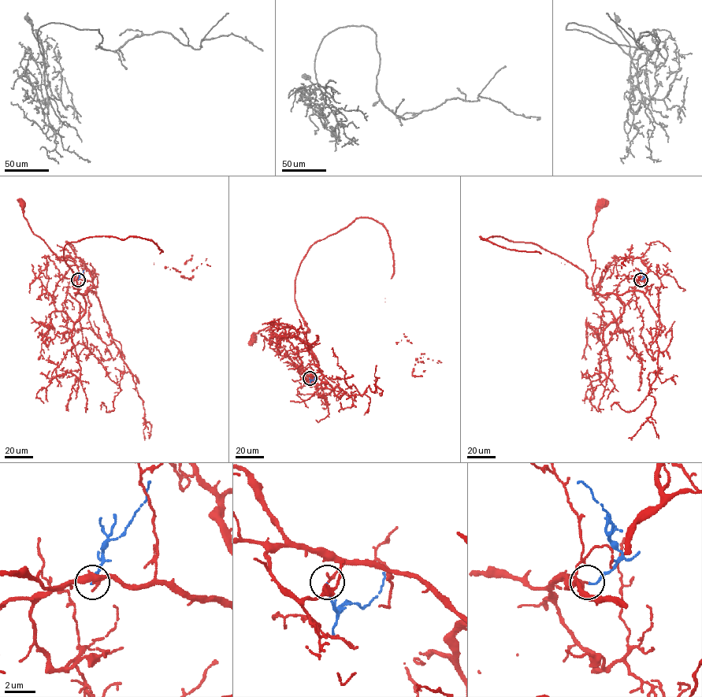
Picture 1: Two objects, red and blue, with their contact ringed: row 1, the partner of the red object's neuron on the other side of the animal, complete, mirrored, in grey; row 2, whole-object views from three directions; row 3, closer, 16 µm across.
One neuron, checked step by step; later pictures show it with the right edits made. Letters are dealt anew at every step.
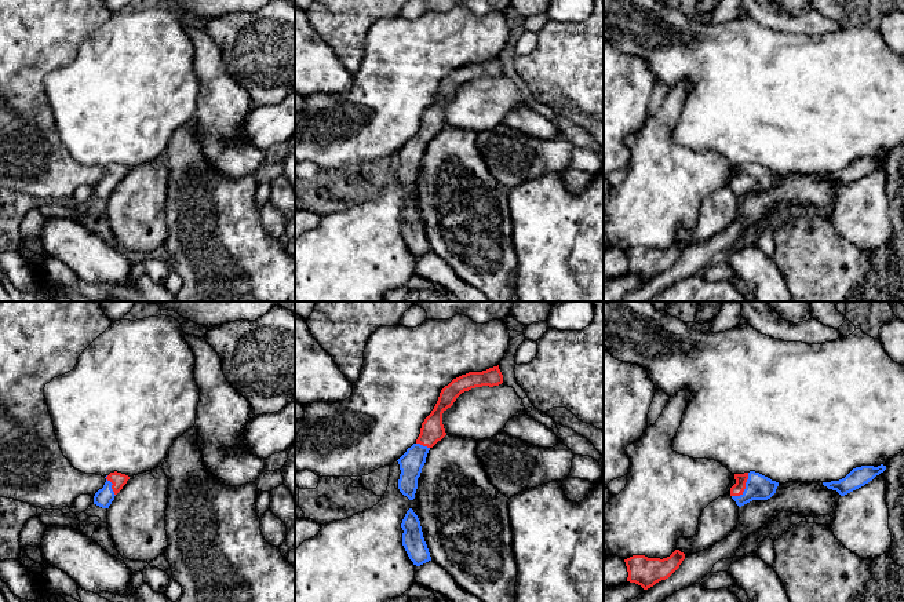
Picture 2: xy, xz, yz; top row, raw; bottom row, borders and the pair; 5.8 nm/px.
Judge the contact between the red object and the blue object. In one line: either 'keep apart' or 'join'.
join

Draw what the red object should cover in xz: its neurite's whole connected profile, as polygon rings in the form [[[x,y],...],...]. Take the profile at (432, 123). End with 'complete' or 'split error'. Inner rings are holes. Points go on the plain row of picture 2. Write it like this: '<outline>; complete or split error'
[[[497,56],[482,63],[469,63],[462,66],[441,81],[434,101],[422,114],[416,134],[397,152],[401,161],[398,180],[404,187],[409,191],[415,190],[418,169],[426,154],[427,145],[446,127],[442,116],[442,105],[453,96],[462,84],[475,79],[493,79],[502,74],[503,66]]]; split error

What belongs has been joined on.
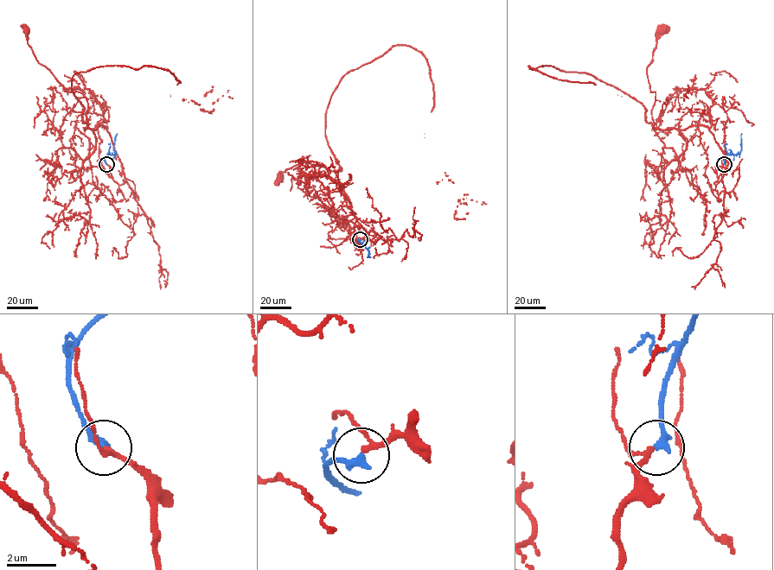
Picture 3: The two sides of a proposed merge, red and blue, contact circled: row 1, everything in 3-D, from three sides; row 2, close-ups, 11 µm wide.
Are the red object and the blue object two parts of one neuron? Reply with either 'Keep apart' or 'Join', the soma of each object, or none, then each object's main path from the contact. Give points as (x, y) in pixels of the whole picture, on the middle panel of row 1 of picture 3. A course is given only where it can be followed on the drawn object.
Join. Soma of red: (279, 176). Soma of blue: none. Course of red: (360, 239), (370, 230), (379, 235), (374, 243), (358, 223), (338, 180), (341, 167), (300, 162), (280, 176). Course of blue: (360, 240), (368, 251), (367, 257), (371, 257)

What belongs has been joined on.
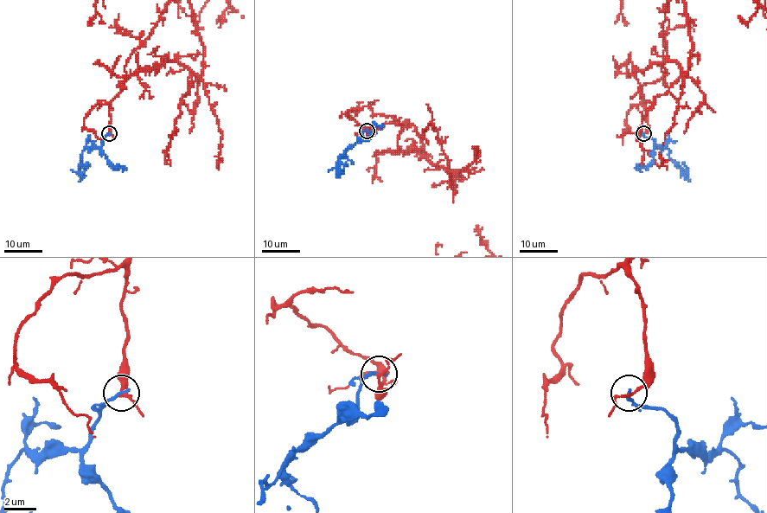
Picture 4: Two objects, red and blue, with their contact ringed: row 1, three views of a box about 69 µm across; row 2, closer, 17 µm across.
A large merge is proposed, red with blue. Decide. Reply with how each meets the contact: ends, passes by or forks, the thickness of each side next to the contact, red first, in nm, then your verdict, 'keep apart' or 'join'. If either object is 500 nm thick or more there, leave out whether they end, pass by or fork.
red passes by | blue ends | 170/240 nm | keep apart

